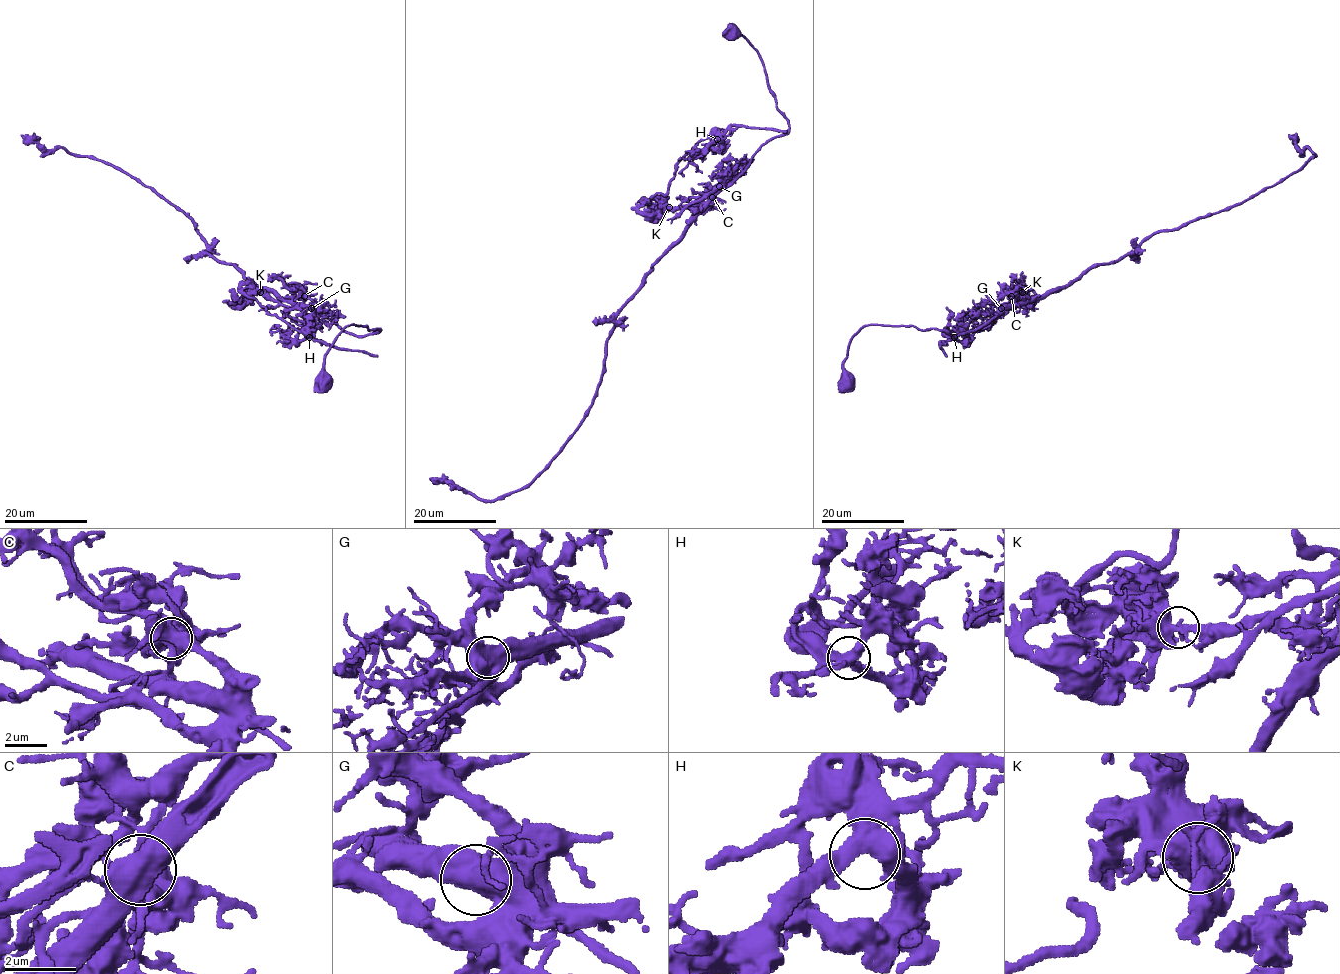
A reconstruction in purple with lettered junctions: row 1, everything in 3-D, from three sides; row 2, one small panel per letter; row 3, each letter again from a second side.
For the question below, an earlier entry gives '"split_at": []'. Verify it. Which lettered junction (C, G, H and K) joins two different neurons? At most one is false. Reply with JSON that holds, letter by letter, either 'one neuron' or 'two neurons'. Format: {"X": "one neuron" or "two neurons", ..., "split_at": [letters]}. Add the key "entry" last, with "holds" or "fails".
{"C": "one neuron", "G": "one neuron", "H": "one neuron", "K": "two neurons", "split_at": ["K"], "entry": "fails"}

